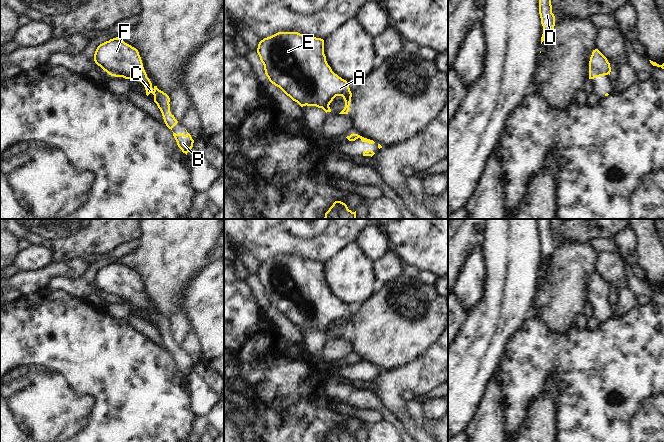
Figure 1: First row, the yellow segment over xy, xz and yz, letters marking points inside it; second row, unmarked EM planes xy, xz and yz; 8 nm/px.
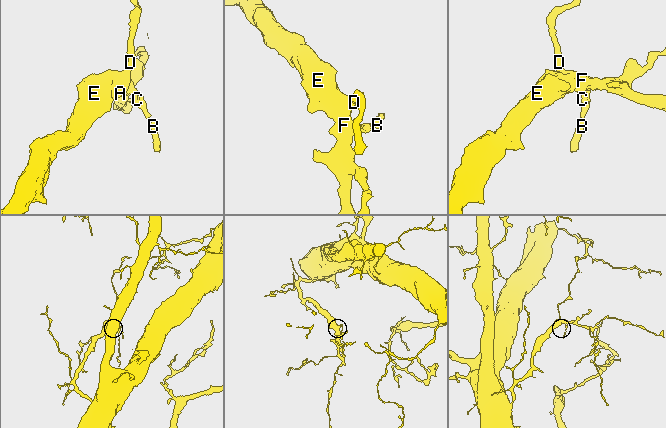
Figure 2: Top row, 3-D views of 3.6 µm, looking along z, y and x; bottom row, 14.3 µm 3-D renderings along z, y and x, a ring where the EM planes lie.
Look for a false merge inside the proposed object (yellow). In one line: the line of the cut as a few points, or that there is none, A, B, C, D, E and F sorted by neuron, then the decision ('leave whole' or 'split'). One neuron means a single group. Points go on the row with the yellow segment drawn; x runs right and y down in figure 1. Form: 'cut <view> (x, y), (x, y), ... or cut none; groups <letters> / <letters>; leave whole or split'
cut none; groups A B C D E F; leave whole

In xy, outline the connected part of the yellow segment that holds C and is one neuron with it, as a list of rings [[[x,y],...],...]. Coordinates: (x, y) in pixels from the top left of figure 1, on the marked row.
[[[116,37],[97,47],[94,61],[111,76],[125,79],[136,77],[144,85],[146,95],[150,93],[154,95],[154,102],[160,109],[166,126],[172,130],[178,123],[170,112],[169,96],[157,86],[152,86],[136,48]]]

